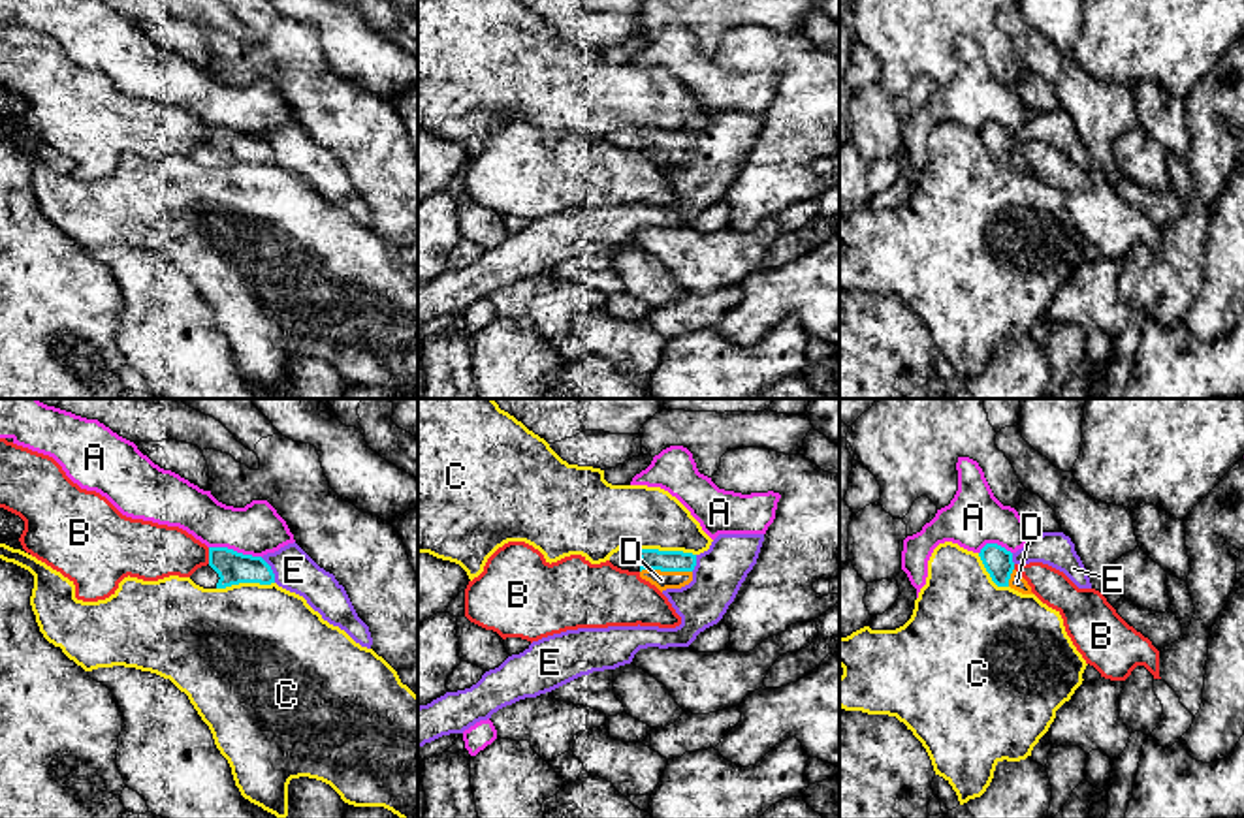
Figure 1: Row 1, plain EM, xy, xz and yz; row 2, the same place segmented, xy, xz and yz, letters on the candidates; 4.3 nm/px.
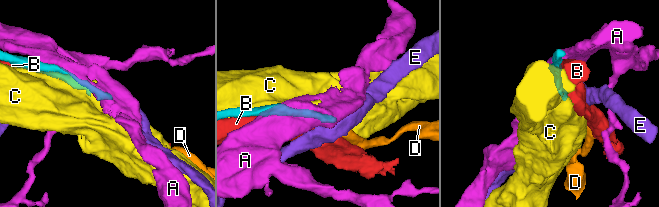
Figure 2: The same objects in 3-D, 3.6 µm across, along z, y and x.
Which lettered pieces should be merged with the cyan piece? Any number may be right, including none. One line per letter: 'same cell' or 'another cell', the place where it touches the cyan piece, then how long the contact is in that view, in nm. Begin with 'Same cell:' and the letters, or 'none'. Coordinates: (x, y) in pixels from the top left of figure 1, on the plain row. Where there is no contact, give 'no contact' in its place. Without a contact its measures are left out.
Same cell: D
A: another cell | xy (236, 130) | 220 nm
B: another cell | xy (209, 134) | 70 nm
C: another cell | xy (245, 160) | 260 nm
D: same cell | xz (665, 149) | 220 nm
E: another cell | xy (271, 149) | 130 nm

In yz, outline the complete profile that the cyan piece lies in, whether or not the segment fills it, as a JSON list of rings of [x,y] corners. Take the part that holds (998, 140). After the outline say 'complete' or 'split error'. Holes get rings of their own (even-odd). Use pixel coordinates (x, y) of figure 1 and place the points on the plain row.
[[[986,122],[979,135],[997,165],[1011,165],[1022,173],[1033,173],[1022,152],[1014,149],[1011,130],[997,122]]] | split error

